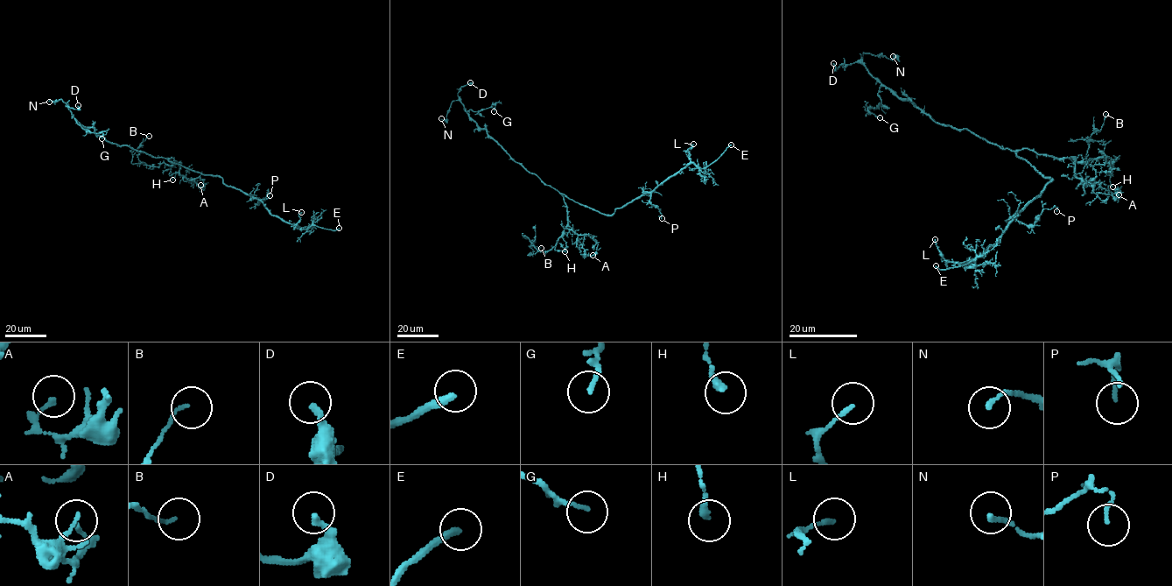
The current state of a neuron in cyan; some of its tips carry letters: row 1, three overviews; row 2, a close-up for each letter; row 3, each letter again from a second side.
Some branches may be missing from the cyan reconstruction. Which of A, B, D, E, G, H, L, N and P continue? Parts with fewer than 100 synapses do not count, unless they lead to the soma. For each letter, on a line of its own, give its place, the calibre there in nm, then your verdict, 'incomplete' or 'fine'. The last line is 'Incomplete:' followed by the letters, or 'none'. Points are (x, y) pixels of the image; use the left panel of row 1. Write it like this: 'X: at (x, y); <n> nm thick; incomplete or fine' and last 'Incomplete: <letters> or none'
A: at (200, 185); 90 nm thick; fine
B: at (149, 136); 110 nm thick; fine
D: at (78, 105); 200 nm thick; fine
E: at (339, 228); 280 nm thick; incomplete
G: at (101, 138); 140 nm thick; fine
H: at (172, 180); 240 nm thick; fine
L: at (301, 212); 130 nm thick; fine
N: at (49, 102); 180 nm thick; fine
P: at (270, 195); 120 nm thick; fine
Incomplete: E

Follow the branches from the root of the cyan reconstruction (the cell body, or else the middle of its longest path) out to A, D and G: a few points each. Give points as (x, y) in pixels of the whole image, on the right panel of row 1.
A: (1029, 163), (1016, 152), (1028, 149), (1072, 158), (1084, 187), (1118, 200), (1119, 194)
D: (1029, 163), (966, 129), (938, 123), (908, 100), (900, 99), (861, 63), (841, 64), (837, 69), (833, 63)
G: (1029, 163), (966, 129), (938, 123), (884, 86), (877, 94), (881, 102), (874, 109), (868, 109), (880, 117)

